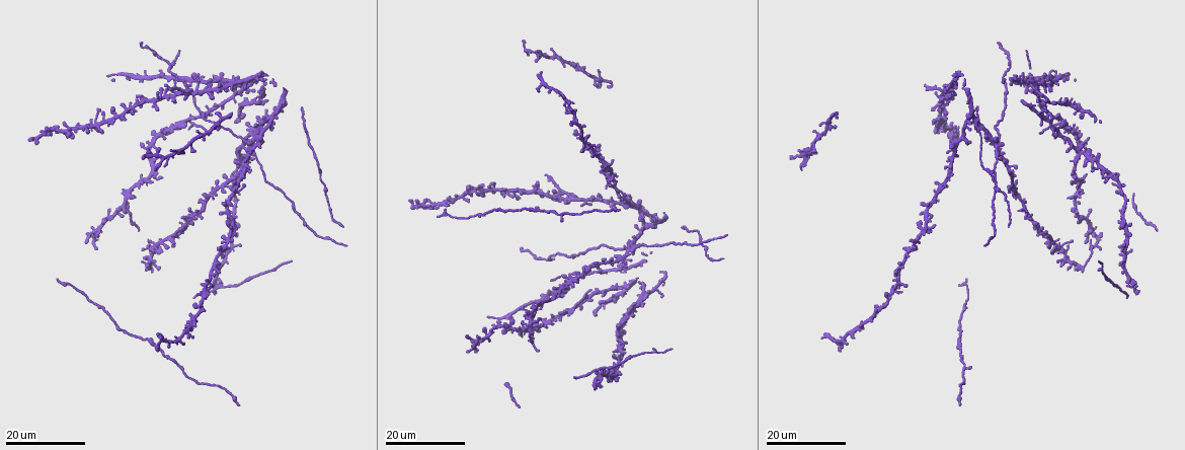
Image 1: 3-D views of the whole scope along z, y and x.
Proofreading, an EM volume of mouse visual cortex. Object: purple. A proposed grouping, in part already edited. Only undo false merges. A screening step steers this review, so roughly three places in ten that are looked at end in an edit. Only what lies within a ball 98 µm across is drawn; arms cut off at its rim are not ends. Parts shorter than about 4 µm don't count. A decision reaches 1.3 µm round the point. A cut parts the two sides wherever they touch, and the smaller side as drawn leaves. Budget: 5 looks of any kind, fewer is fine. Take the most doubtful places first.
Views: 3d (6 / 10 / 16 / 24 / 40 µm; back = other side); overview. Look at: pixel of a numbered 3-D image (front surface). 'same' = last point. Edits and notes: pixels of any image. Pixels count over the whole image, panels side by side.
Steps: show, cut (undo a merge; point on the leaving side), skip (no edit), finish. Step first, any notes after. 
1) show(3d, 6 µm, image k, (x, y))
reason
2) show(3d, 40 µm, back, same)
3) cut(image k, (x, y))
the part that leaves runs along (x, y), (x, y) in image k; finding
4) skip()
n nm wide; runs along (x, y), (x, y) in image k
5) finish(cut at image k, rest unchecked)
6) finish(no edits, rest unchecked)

show(3d, 16 µm, image 1, (1062, 120))
three-way junction

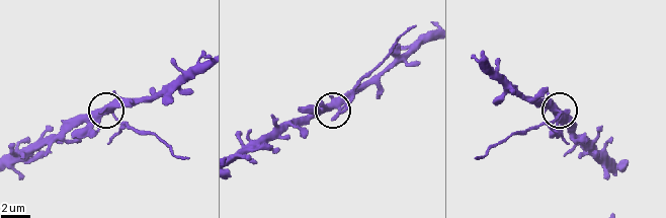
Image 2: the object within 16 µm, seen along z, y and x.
show(3d, 6 µm, image 2, (337, 111))

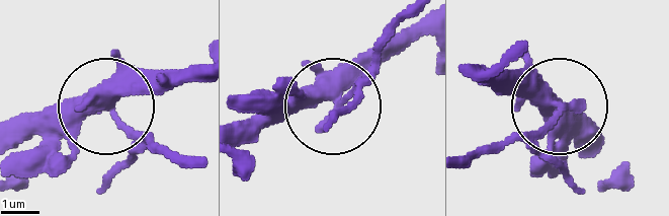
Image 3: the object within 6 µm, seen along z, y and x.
cut(image 3, (373, 78))
290 nm wide; the part that leaves runs along (337, 99), (405, 12) in image 3; a second cell is stuck on

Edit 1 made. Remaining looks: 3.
show(overview)

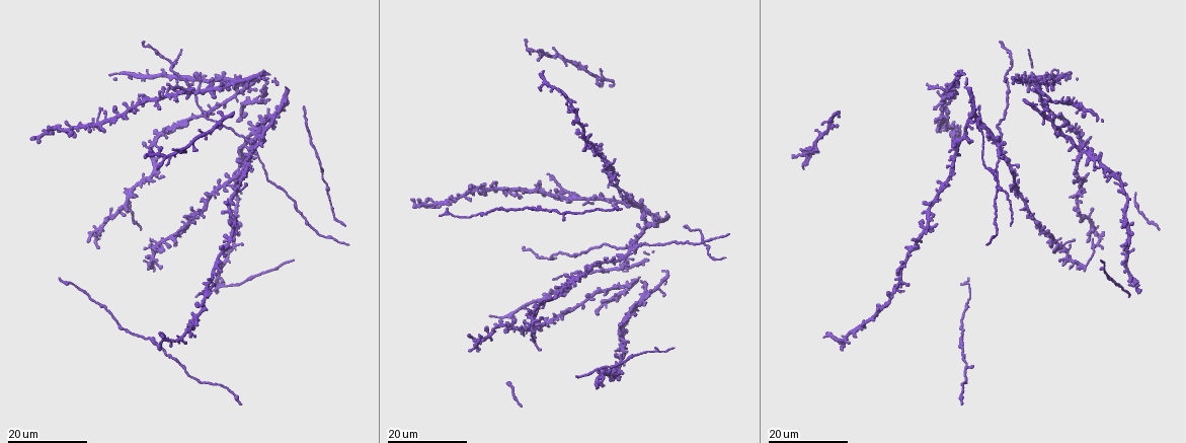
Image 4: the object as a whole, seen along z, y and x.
show(3d, 24 µm, image 4, (207, 290))
four or more arms meet

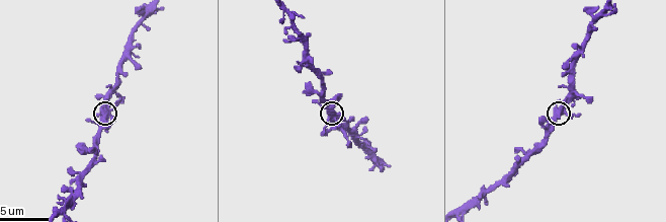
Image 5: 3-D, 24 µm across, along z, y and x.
show(3d, 6 µm, image 5, (328, 118))

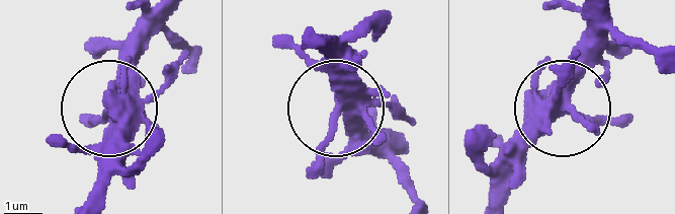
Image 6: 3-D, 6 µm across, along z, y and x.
skip()
runs along (604, 11), (569, 98), (492, 183) in image 6; continuous, no second cell

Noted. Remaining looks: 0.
finish(cut at image 3, rest unchecked)

